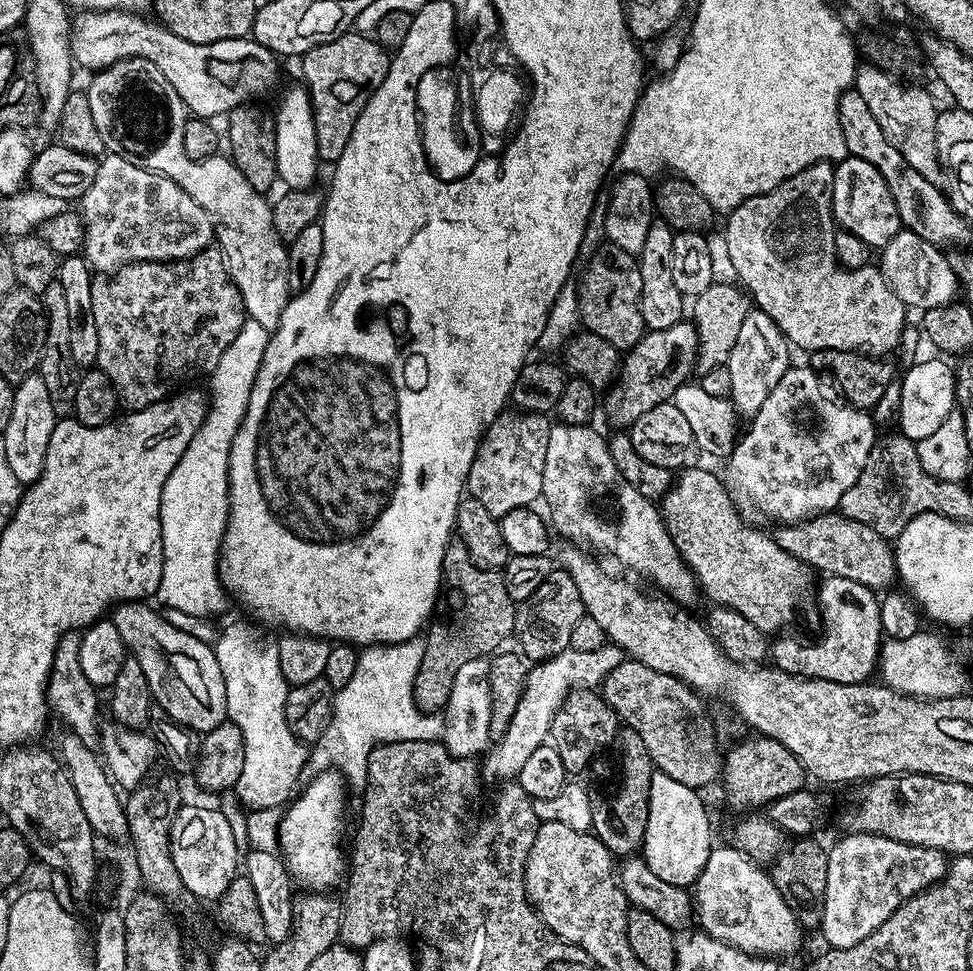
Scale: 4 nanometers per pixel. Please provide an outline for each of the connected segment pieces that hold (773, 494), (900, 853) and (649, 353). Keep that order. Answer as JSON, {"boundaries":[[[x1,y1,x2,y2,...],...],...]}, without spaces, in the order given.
{"boundaries":[[[790,366,786,370,786,374,782,374,778,386,774,386,774,390,770,390,770,394,766,394,766,402,762,402,762,406,751,417,748,433,741,438,736,444,736,449,728,456,728,465,722,471,722,479,731,494,733,501,741,513,757,512,760,516,765,516,768,520,781,520,780,524,784,526,795,526,802,520,810,520,813,516,819,516,826,512,839,509,842,494,846,494,846,490,850,490,850,486,854,486,854,482,858,482,858,474,862,474,862,466,866,466,866,458,870,454,870,450,876,445,878,439,878,431,872,425,872,420,867,411,853,408,847,403,841,402,839,399,831,400,824,393,824,388,820,385,821,377,817,375,811,367,796,368]],[[849,832,841,837,833,848,827,849,826,894,819,931,824,932,828,948,858,946,862,938,870,938,870,934,874,934,874,930,878,930,878,926,882,926,882,922,886,922,890,914,894,914,894,910,898,910,898,906,902,906,911,896,917,896,925,888,940,883,948,870,949,861,938,848,923,848,865,832]],[[681,322,674,326,666,326,666,330,648,330,645,331,644,337,637,342,632,348,627,349,623,357,620,371,614,383,607,389,606,395,602,400,602,412,608,415,608,420,620,430,627,429,646,410,654,410,654,406,671,401,672,395,678,390,678,386,689,379,688,375,693,375,696,366,696,345,698,336,696,334,696,325,691,322]]]}

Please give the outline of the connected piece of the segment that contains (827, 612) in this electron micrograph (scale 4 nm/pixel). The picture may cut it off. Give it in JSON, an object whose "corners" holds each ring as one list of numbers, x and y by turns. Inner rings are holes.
{"corners":[[828,576,825,581,825,584,822,585,821,583,818,588,818,608,822,614,824,611,824,633,817,640,804,641,799,640,796,636,786,636,787,634,776,638,781,638,781,640,773,639,770,644,771,663,786,674,790,674,791,676,805,676,807,680,825,680,826,682,838,682,839,684,863,684,871,677,868,675,871,672,873,675,878,668,878,657,882,647,882,637,884,636,884,627,882,626,882,618,880,617,880,600,878,599,877,593,873,589,862,586,862,582,854,582,850,578,838,578,837,576]]}

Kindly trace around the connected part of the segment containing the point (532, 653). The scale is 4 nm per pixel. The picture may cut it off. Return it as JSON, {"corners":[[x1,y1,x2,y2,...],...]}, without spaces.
{"corners":[[553,570,530,598,519,601,514,633,514,640,520,643,519,651,532,662,553,659,569,647,574,626,584,614,582,594,574,584,574,578,566,571]]}

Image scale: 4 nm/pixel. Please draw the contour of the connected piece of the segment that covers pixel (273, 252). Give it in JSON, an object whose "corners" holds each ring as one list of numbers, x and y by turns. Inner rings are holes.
{"corners":[[129,56,109,68,99,69,93,76,96,77,93,78,92,85,86,88,86,95,90,102,90,114,94,114,94,126,98,126,98,134,102,134,105,149,126,158,126,162,134,162,134,166,142,166,170,178,178,186,182,186,182,190,186,190,186,194,190,194,190,198,194,198,198,206,211,214,215,224,215,239,224,254,228,275,242,294,247,319,259,322,270,330,276,329,293,293,290,290,288,246,278,238,274,230,272,206,265,193,254,190,254,186,250,186,250,182,242,178,242,170,238,170,238,166,227,155,217,154,198,161,189,158,186,146,182,146,182,134,190,118,188,105,182,102,178,90,170,86,170,78,166,78,166,74,162,74,162,70,158,70,154,62,141,56]]}

